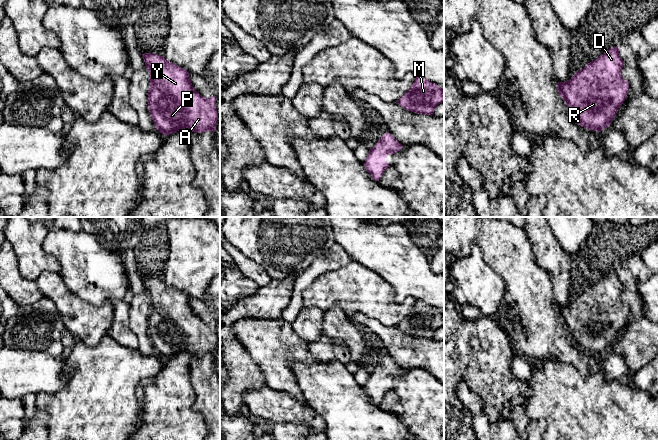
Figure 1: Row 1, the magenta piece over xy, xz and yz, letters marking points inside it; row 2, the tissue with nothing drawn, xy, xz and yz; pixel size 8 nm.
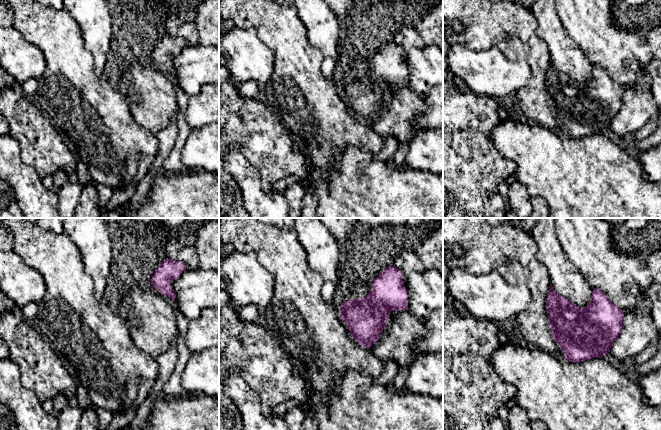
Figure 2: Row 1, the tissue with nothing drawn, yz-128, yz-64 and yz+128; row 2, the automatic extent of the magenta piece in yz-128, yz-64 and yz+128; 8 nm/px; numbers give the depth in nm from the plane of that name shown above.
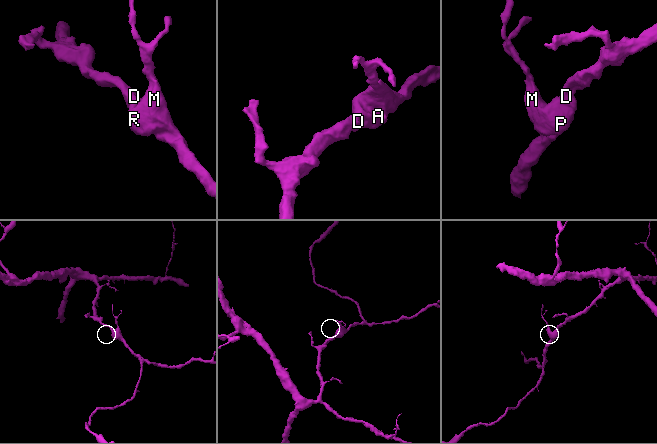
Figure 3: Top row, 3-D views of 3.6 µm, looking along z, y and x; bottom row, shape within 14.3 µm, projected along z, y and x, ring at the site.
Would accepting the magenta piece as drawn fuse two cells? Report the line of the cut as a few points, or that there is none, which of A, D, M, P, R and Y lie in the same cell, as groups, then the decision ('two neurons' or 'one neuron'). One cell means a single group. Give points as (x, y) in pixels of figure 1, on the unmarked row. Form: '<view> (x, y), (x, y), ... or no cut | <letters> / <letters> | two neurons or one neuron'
no cut | A D M P R Y | one neuron

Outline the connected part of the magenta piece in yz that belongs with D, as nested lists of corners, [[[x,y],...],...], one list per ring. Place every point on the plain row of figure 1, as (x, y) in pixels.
[[[611,271],[596,284],[588,287],[569,304],[558,306],[558,317],[565,325],[576,346],[589,354],[601,356],[608,351],[627,321],[629,308],[621,300],[624,285],[619,272]]]

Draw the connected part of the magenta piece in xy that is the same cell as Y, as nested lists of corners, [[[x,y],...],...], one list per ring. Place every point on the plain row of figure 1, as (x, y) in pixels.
[[[142,278],[150,298],[148,333],[156,353],[170,359],[183,352],[215,356],[216,321],[205,322],[192,310],[190,298],[163,280]]]

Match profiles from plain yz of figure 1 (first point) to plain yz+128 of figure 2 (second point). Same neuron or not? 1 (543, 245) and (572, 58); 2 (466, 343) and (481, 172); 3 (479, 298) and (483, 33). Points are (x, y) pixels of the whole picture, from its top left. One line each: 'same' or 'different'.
1: same
2: same
3: different

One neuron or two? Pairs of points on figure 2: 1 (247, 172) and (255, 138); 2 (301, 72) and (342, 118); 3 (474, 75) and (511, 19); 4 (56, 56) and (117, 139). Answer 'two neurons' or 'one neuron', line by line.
1: two neurons
2: one neuron
3: two neurons
4: one neuron

